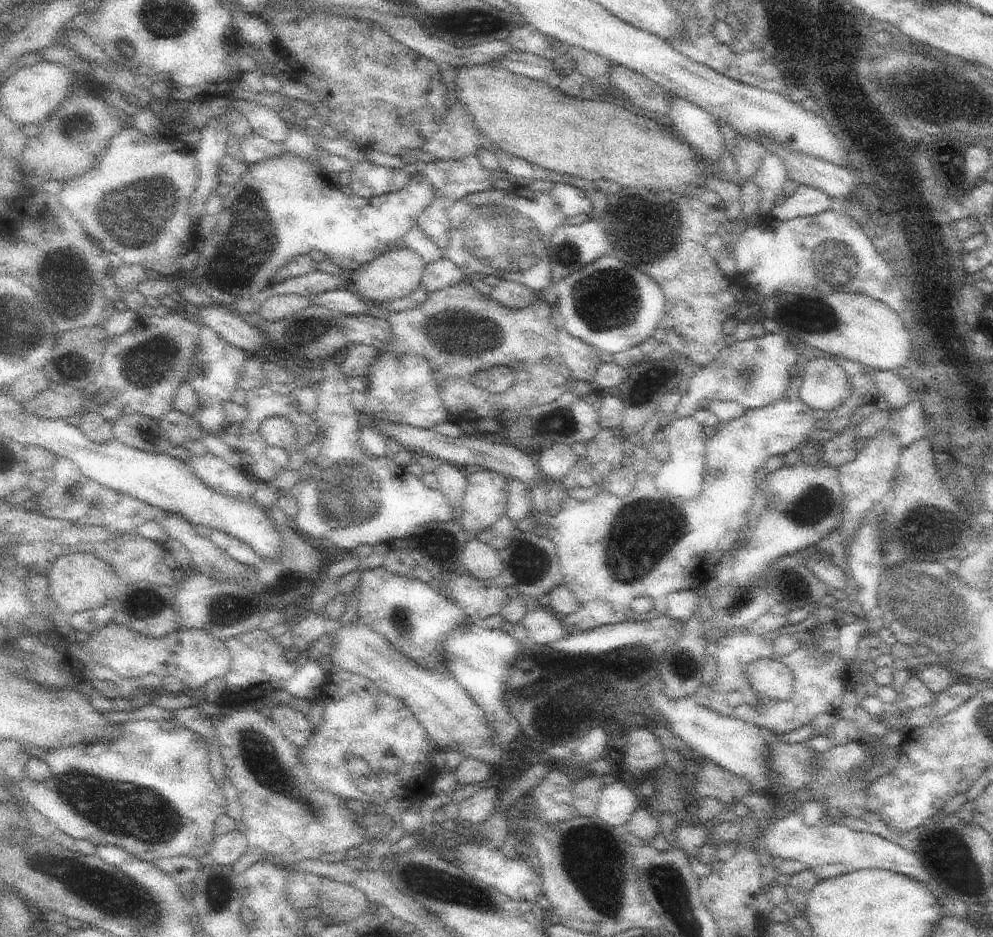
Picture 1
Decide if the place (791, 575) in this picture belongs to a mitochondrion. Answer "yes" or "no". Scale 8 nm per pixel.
yes

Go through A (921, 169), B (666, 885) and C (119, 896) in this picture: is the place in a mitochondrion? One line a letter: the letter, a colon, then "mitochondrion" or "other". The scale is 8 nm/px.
A: other
B: mitochondrion
C: mitochondrion

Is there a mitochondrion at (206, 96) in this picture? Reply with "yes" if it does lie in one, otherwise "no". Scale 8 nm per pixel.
no

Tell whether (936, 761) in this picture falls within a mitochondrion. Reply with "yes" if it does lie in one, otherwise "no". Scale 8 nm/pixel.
no

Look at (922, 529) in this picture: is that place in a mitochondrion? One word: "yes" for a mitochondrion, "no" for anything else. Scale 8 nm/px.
yes

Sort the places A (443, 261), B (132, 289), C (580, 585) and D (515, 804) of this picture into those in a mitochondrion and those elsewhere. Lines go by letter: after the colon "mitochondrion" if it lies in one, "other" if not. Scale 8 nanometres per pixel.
A: other
B: other
C: other
D: other

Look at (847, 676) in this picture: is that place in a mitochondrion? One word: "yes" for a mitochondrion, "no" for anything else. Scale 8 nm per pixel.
no

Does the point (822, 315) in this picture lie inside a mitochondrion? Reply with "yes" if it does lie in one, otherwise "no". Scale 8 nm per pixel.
yes

